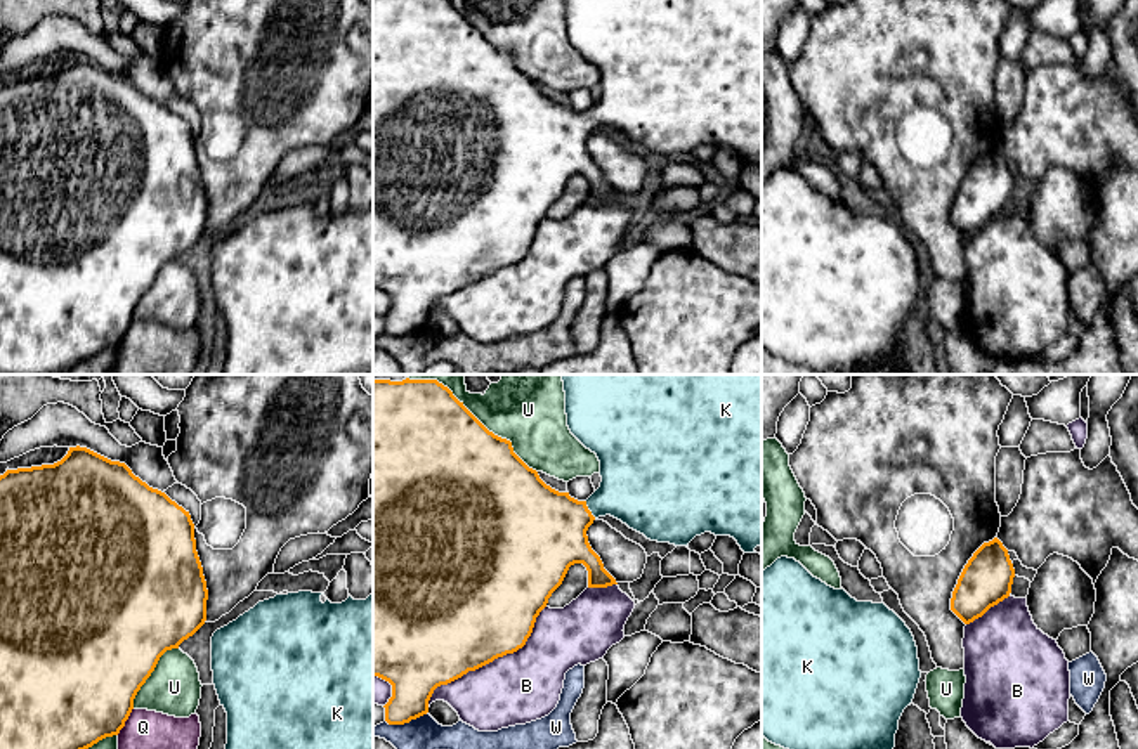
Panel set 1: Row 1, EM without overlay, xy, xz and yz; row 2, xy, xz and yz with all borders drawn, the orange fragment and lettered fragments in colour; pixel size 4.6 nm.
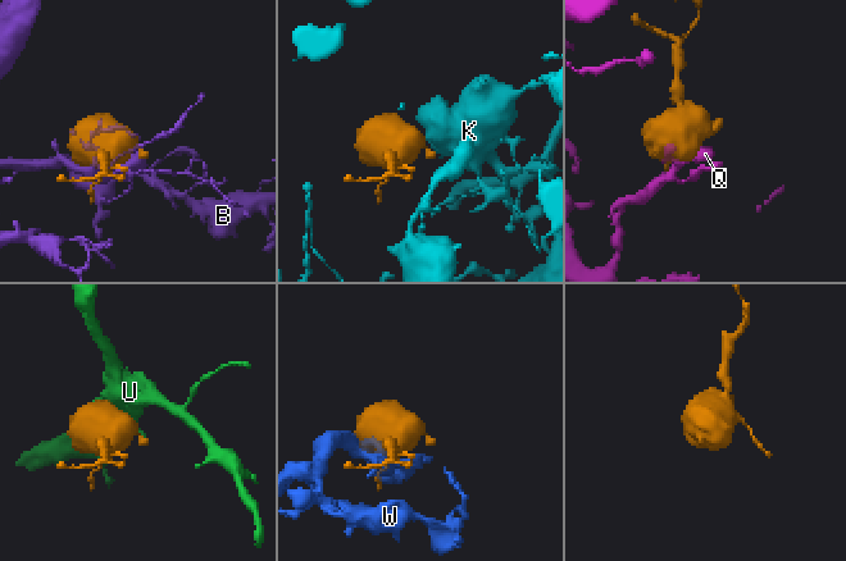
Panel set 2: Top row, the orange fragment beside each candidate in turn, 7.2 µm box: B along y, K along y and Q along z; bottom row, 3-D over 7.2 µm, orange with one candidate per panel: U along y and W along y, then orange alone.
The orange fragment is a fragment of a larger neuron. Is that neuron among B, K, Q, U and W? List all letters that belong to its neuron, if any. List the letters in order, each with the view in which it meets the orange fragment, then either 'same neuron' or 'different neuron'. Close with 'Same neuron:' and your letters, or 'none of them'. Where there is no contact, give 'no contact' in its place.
B: meets orange in xz; different neuron
K: meets orange in xz; same neuron
Q: meets orange in xy; different neuron
U: meets orange in xz; different neuron
W: meets orange in xz; different neuron
Same neuron: K

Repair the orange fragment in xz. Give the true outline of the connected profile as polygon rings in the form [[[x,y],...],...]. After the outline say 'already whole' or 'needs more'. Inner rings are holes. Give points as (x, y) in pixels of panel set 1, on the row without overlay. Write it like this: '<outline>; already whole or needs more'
[[[373,0],[373,288],[392,296],[392,309],[383,317],[389,336],[404,336],[427,326],[437,298],[522,260],[536,229],[571,177],[586,179],[588,199],[618,196],[588,154],[586,142],[598,128],[611,127],[651,153],[675,158],[689,158],[704,144],[734,149],[744,165],[756,165],[755,160],[762,156],[762,0],[564,0],[564,3],[571,45],[600,73],[600,99],[586,113],[546,97],[538,83],[513,64],[512,54],[489,43],[449,0]]]; needs more

